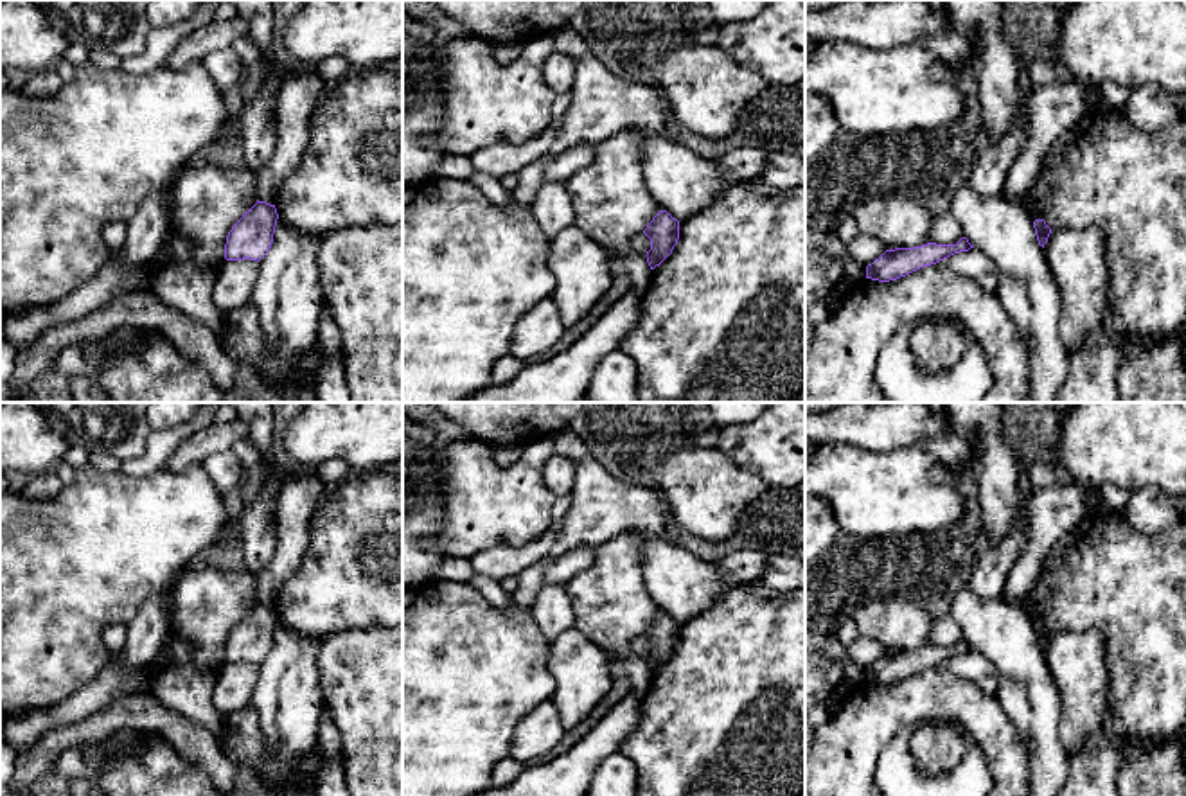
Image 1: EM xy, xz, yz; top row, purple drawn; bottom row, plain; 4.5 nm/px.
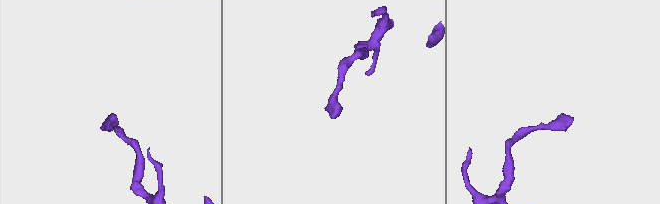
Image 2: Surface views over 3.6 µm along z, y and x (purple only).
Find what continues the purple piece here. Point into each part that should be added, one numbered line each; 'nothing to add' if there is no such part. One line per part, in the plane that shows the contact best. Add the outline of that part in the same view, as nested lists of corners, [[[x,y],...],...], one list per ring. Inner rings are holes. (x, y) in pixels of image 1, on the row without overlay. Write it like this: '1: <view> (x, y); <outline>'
nothing to add

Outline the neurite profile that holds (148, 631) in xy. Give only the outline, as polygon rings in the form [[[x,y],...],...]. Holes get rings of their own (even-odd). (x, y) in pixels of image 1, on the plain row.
[[[164,589],[149,597],[128,624],[122,665],[129,670],[146,668],[169,638],[169,593]]]

